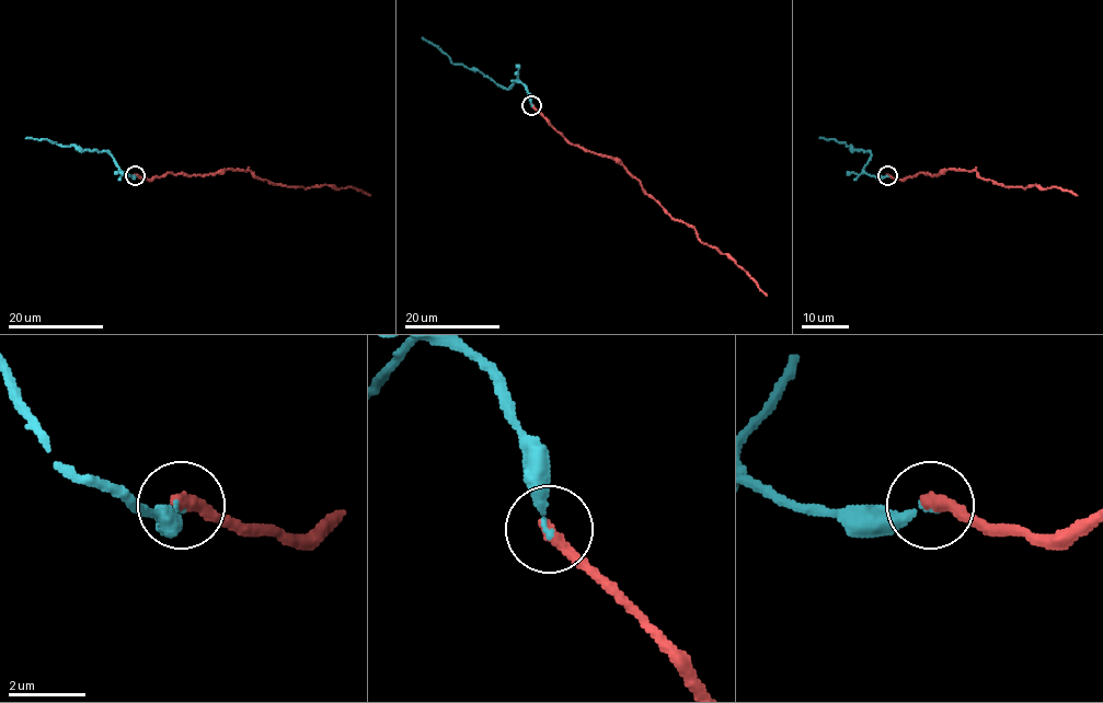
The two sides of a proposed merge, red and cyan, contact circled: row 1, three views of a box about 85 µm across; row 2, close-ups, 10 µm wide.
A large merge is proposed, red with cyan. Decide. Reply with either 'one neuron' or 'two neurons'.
one neuron

